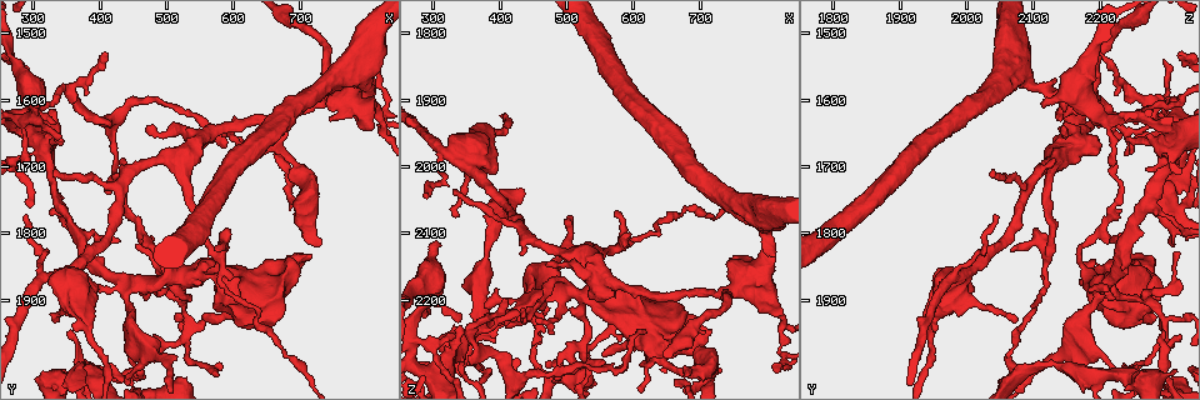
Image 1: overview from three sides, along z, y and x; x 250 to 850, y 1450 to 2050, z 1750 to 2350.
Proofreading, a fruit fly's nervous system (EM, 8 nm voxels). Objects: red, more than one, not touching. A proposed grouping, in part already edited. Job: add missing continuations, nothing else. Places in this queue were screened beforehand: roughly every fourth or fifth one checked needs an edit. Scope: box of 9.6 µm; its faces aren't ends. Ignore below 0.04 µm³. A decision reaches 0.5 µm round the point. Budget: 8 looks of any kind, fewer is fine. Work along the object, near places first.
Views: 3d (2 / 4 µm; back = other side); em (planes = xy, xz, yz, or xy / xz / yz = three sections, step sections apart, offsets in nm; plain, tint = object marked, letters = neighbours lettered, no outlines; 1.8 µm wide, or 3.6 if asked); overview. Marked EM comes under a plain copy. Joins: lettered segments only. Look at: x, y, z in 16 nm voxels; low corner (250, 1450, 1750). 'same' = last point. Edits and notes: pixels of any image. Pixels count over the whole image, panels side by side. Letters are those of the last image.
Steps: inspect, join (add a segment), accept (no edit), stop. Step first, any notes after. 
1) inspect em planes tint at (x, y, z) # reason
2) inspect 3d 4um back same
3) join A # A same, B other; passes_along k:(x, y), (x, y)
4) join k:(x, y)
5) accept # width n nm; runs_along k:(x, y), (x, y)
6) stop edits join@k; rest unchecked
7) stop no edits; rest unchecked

inspect 3d 4um at (650, 1875, 2270) # sudden change in width

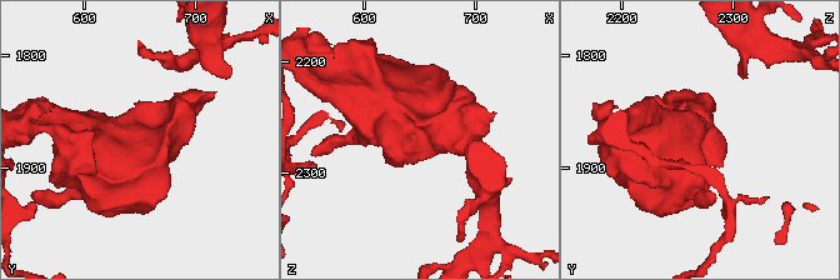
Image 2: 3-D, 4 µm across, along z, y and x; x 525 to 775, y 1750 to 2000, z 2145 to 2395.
inspect em xz step 16 tint same # shape alone is not enough

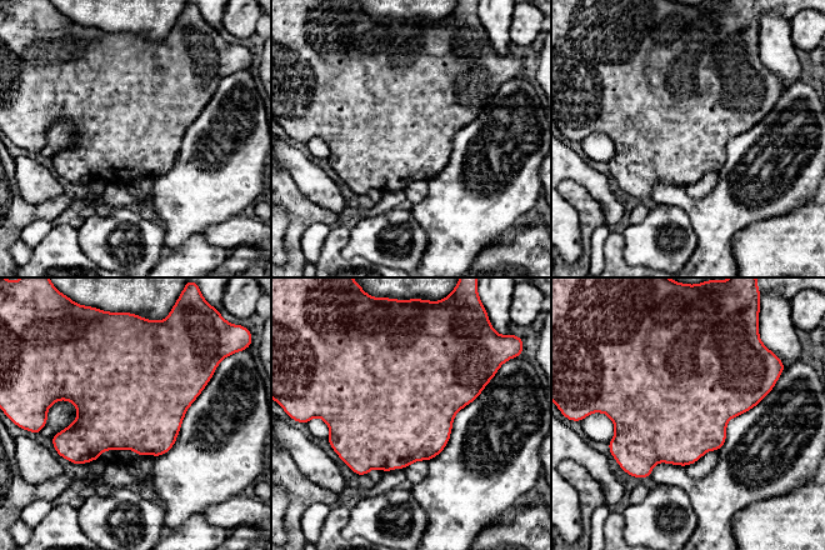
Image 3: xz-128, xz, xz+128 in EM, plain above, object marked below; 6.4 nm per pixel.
inspect em xz step 16 letters same # see the neighbours

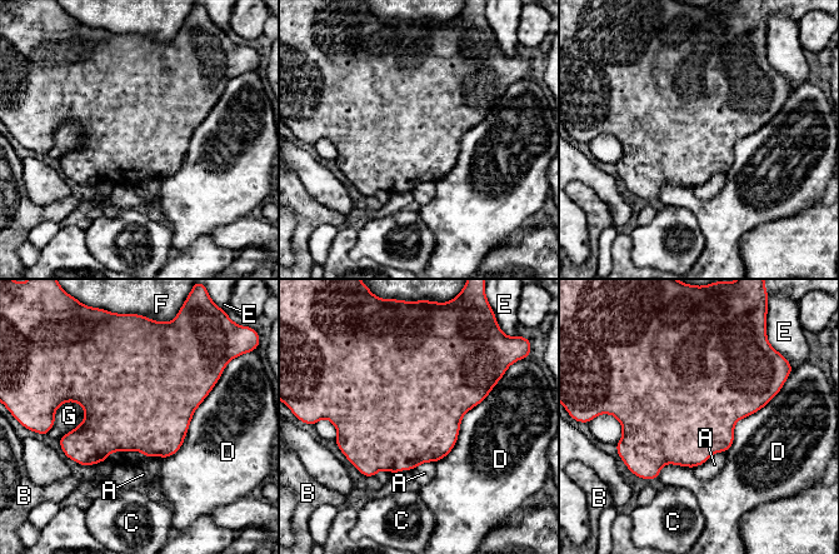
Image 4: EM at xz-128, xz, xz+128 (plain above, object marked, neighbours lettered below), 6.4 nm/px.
accept # width 600 nm; A other, B other, C other, D other, E other, F other, G other; border 4:(498, 382), (435, 463); none of them fits

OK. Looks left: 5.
inspect 3d 4um at (535, 1940, 2295) # a narrow waist

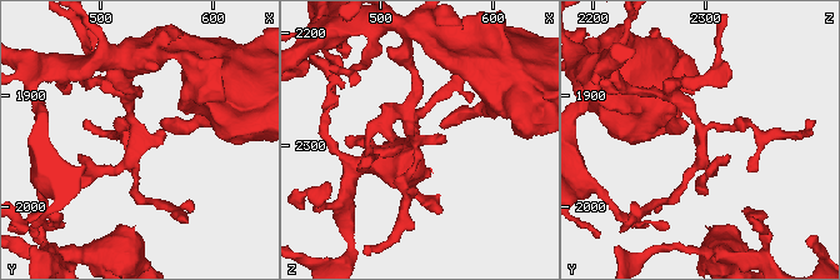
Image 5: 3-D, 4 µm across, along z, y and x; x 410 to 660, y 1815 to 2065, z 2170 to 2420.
inspect em 3.6um planes letters at (538, 1938, 2298)

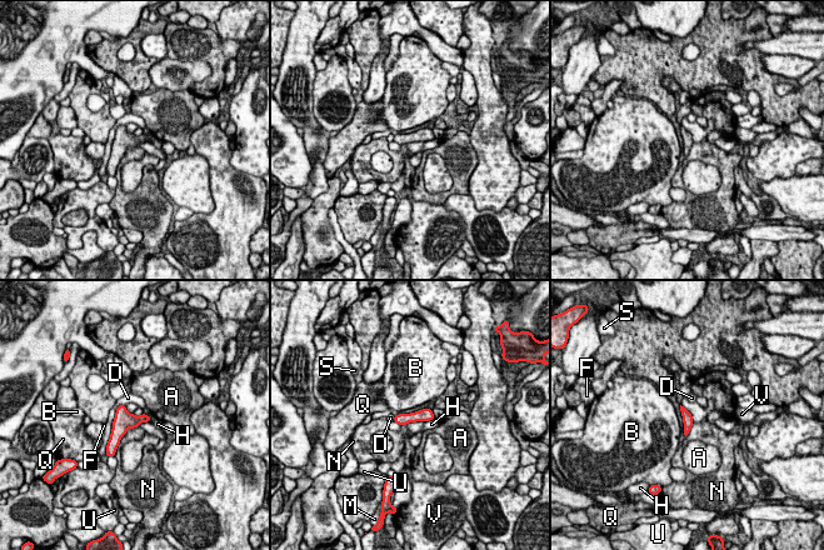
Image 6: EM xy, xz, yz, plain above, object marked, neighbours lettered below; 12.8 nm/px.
accept # width 130 nm; A other, B other, D other, F other, H other, M other, N other, Q other, S other, U other, V other; runs_along 6:(429, 413), (398, 419); no lettered segment goes on from it

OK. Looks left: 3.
inspect 3d 4um at (730, 1810, 2305) # stops while still wide

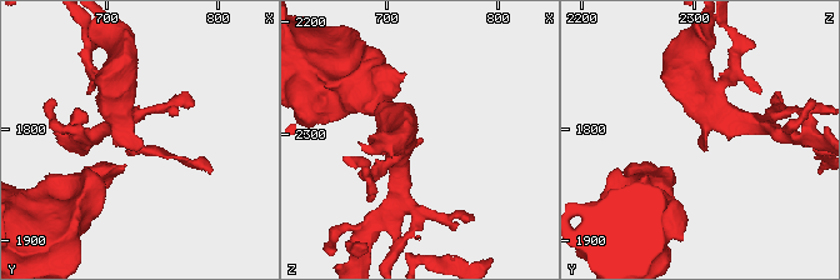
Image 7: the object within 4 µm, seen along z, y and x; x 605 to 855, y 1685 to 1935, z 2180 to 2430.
inspect em planes letters at (730, 1814, 2304) # shape alone is not enough

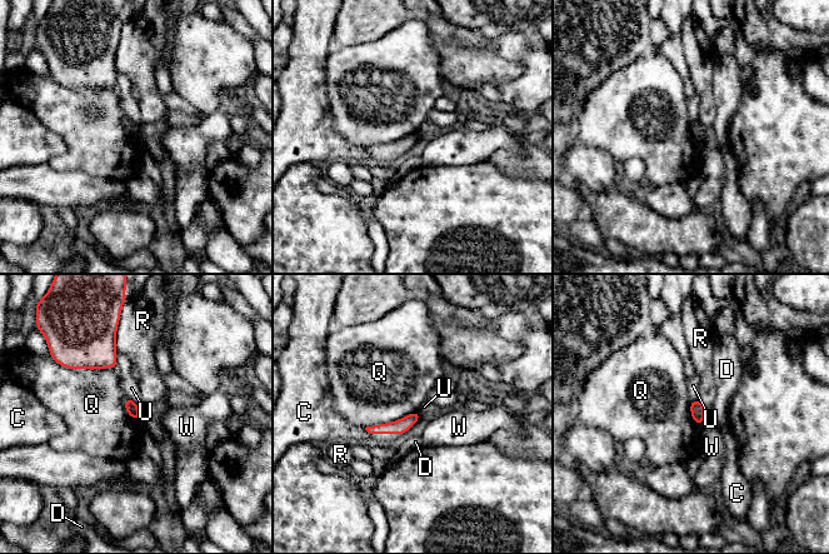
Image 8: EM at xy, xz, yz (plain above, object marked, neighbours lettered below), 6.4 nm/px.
accept # C other, D other, Q other, R other, U other, W other; runs_along 8:(415, 415), (400, 427), (370, 429); none of them fits

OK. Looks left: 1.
stop no edits; rest unchecked

